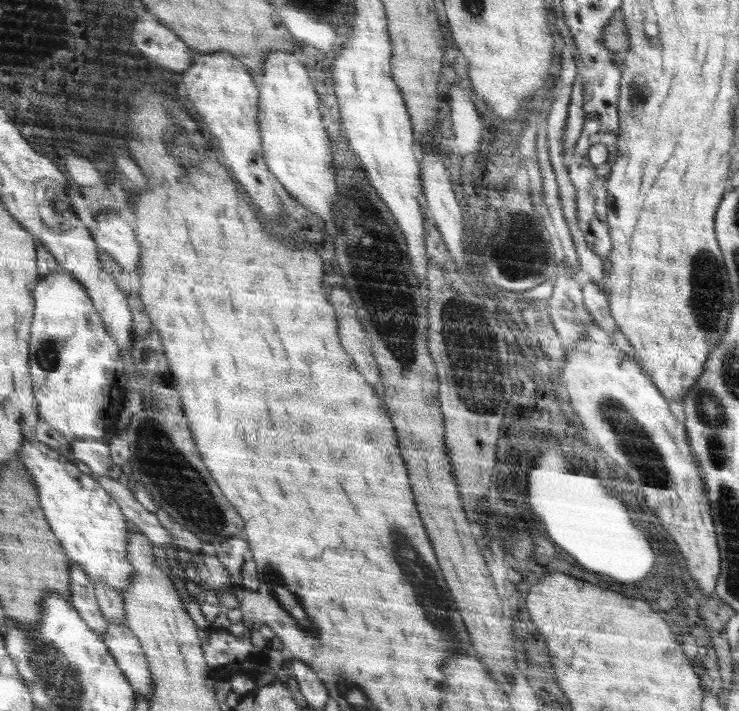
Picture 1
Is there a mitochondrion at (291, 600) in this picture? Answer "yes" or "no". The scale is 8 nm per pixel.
yes

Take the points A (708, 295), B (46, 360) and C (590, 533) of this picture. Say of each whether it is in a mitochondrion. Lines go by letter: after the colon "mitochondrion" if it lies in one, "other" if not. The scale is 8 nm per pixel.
A: mitochondrion
B: mitochondrion
C: other

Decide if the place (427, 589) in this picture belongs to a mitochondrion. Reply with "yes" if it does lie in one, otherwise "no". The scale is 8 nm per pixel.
yes

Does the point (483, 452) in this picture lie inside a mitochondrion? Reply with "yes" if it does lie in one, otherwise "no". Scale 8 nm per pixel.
no

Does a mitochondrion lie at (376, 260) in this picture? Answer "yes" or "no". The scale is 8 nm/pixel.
yes

